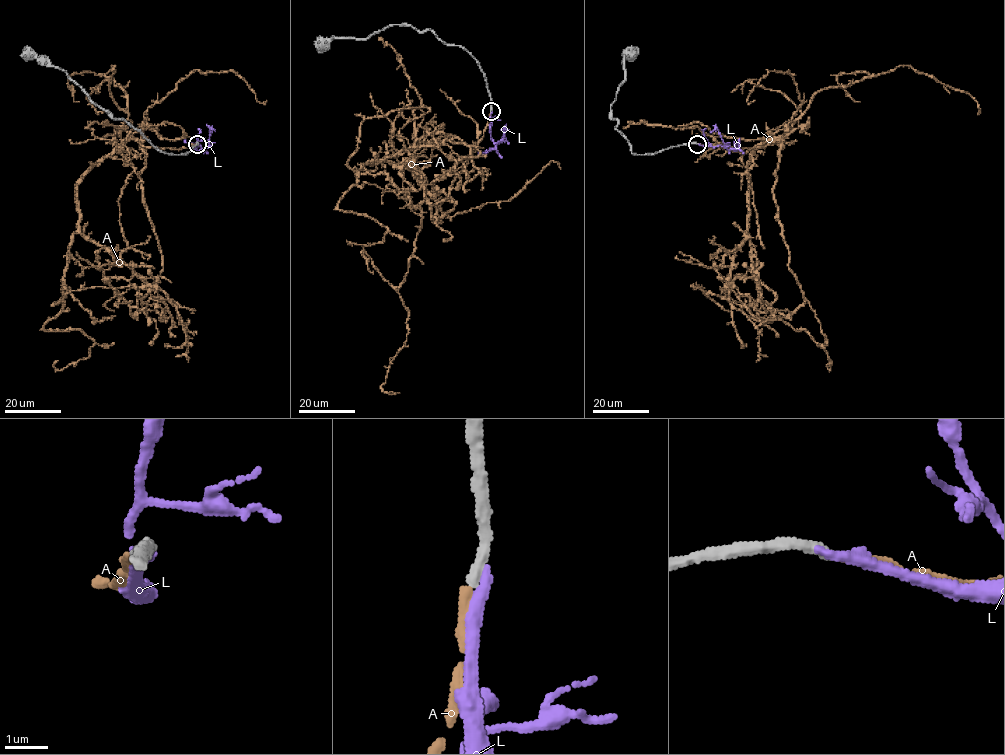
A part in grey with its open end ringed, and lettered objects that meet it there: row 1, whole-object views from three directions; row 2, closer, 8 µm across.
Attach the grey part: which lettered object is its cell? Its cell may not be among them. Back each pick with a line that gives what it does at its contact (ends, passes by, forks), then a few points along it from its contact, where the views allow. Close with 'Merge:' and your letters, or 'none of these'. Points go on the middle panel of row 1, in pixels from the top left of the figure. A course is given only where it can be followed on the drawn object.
A: It ends there. Its course: (491, 111), (431, 191), (398, 165), (347, 163), (365, 119), (427, 107), (399, 130), (407, 144)
Merge: A

